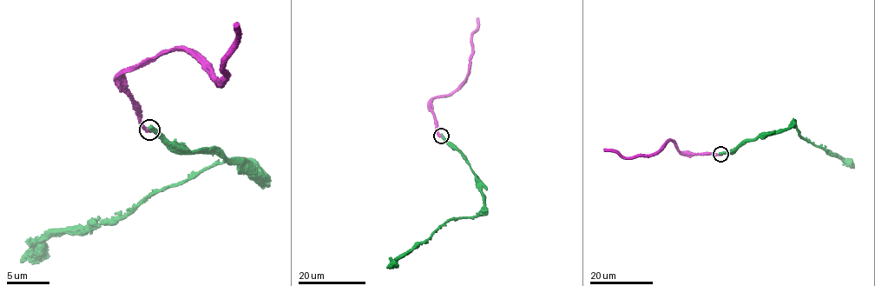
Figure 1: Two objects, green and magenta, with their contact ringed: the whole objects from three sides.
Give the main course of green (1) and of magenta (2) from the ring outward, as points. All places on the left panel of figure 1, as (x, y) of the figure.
1: (149, 129), (194, 153), (223, 157), (261, 182), (242, 160), (225, 159), (122, 216), (35, 244), (20, 262)
2: (149, 129), (123, 74), (180, 49), (209, 69), (215, 82), (226, 76), (222, 59), (234, 40), (236, 21)

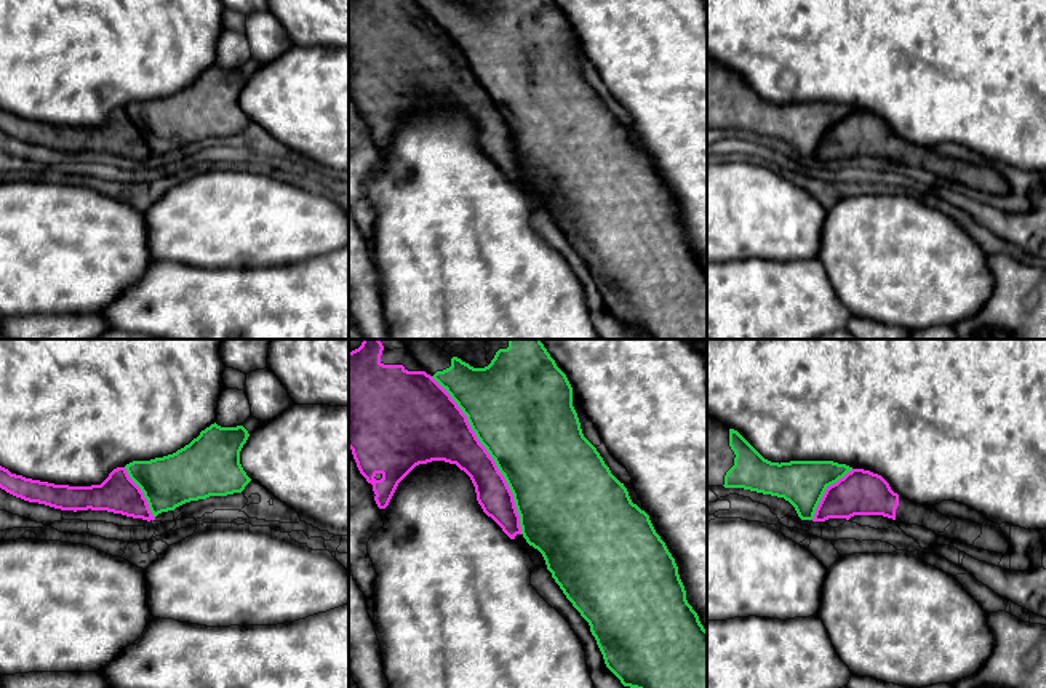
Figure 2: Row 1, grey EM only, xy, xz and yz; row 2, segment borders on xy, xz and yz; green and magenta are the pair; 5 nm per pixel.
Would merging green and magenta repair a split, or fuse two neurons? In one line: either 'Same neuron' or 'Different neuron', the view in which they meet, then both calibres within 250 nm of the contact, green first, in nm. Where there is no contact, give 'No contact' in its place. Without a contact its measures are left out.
Different neuron. Touches green in xz. Thickness 500 nm (green) against 260 nm

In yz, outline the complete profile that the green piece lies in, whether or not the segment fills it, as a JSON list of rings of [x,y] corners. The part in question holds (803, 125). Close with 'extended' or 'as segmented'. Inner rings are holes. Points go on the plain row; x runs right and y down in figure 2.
[[[707,56],[707,128],[784,139],[801,162],[812,162],[825,131],[851,112],[833,102],[771,104],[737,72]]] | extended

